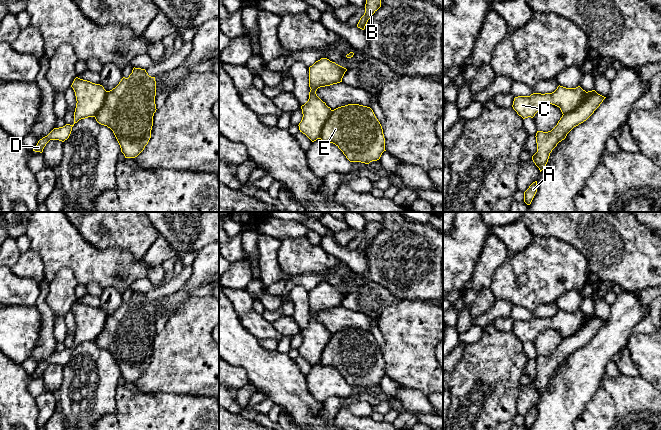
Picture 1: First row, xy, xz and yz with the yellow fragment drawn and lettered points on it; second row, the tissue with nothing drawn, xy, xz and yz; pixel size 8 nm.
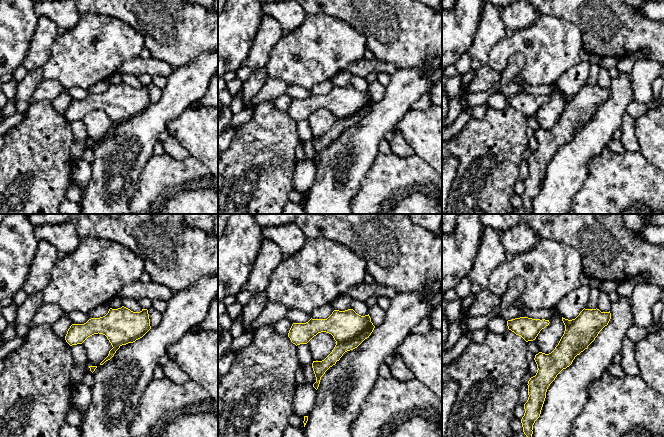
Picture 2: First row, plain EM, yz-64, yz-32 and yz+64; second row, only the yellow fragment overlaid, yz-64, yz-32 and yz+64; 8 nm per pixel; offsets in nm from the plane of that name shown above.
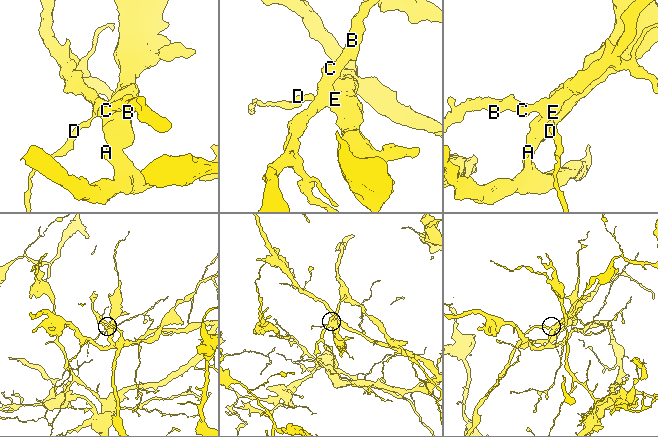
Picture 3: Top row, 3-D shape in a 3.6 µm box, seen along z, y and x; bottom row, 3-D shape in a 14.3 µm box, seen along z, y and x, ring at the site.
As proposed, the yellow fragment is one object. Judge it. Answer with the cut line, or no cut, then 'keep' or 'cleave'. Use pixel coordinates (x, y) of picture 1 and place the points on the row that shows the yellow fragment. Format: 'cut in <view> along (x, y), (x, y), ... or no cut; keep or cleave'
no cut; keep

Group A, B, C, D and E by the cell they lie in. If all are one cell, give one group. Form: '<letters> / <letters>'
A B C D E

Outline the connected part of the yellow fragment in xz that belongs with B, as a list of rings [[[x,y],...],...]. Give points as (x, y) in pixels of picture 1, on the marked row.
[[[366,0],[365,13],[360,18],[357,27],[364,30],[368,20],[381,7],[381,0]]]

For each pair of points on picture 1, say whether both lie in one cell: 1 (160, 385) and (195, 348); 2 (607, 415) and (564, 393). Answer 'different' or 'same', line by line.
1: same
2: different

